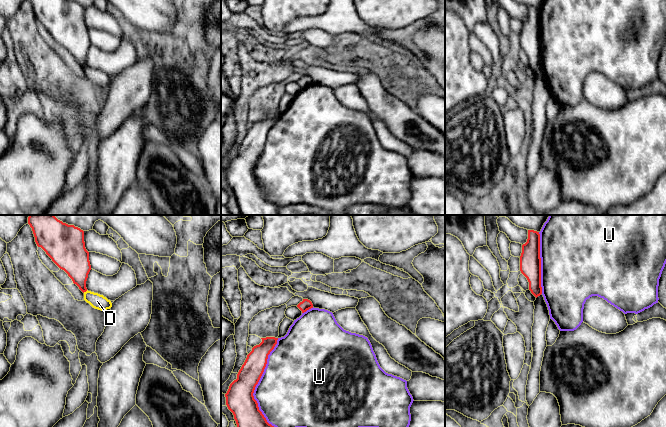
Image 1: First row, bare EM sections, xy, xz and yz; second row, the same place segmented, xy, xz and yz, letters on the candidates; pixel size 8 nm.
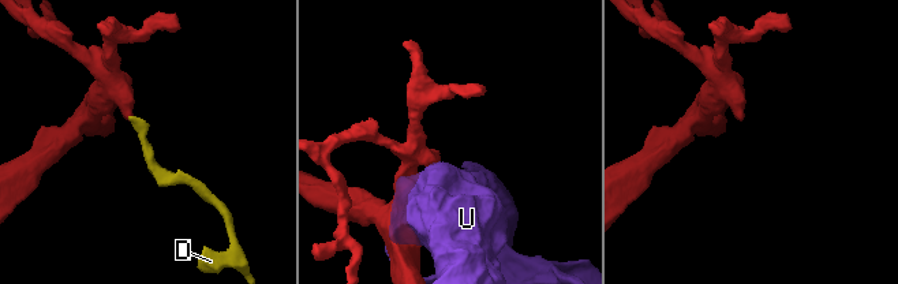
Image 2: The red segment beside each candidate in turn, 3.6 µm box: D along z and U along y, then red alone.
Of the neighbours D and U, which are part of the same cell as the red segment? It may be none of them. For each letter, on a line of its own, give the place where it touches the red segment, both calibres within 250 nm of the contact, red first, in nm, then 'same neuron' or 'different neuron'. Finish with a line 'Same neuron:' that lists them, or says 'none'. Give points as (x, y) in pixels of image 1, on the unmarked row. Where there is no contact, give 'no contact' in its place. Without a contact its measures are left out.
D: meets red in xy at (85, 67); 220 nm thick on the red side, 120 nm on the other; different neuron
U: meets red in xz at (254, 165); 220 nm thick on the red side, 460 nm on the other; different neuron
Same neuron: none

